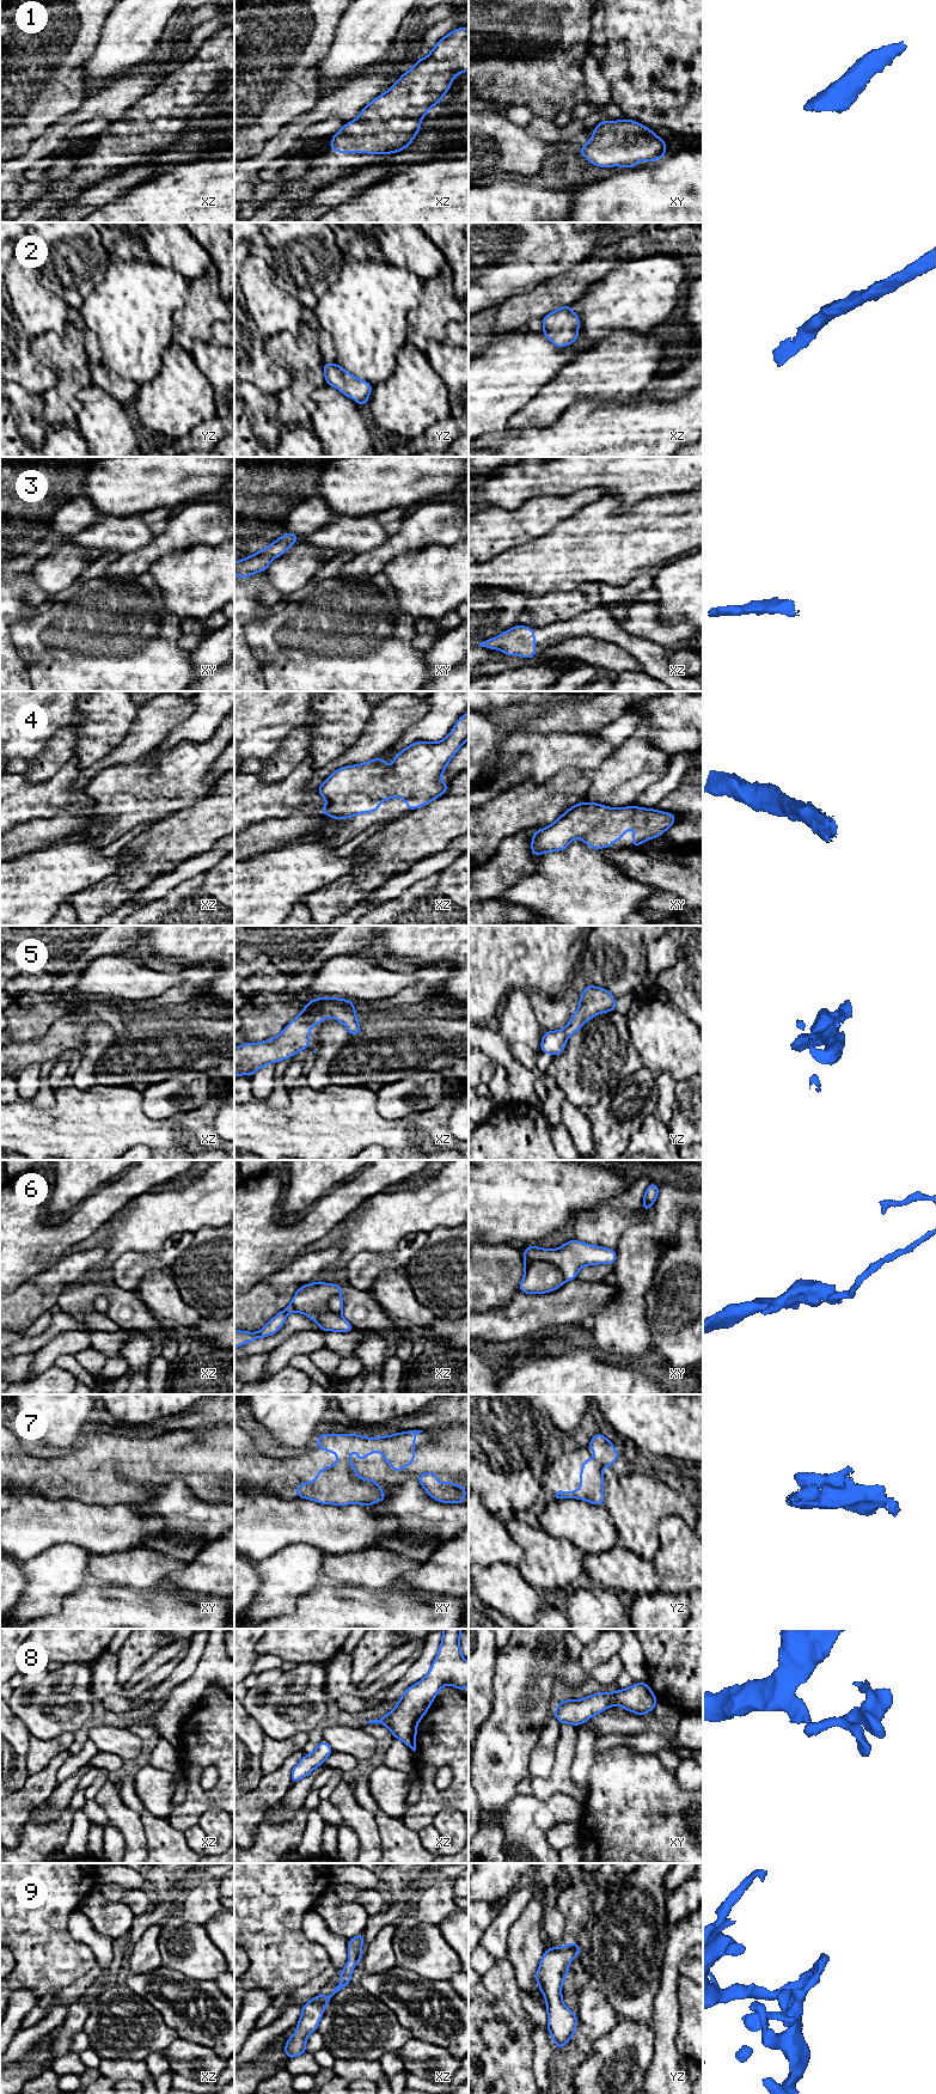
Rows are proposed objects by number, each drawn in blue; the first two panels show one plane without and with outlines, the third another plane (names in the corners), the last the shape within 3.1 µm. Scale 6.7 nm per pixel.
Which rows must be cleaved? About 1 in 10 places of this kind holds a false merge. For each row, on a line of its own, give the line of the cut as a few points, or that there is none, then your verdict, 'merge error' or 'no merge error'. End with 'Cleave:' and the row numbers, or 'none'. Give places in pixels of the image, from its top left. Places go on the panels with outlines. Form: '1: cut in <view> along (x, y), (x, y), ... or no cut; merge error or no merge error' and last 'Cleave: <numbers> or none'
1: no cut; no merge error
2: no cut; no merge error
3: no cut; no merge error
4: no cut; no merge error
5: no cut; no merge error
6: no cut; no merge error
7: no cut; no merge error
8: no cut; no merge error
9: no cut; no merge error
Cleave: none

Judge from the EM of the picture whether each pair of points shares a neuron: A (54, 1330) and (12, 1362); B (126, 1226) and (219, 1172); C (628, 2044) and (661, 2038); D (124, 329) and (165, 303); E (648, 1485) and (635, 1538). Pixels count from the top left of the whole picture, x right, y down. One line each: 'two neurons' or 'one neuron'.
A: two neurons
B: one neuron
C: two neurons
D: one neuron
E: one neuron

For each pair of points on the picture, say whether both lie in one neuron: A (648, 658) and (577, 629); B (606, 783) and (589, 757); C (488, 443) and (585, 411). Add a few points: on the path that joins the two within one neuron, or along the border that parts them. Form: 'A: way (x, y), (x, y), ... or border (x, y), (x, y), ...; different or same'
A: way (630, 643), (606, 628), (595, 628); same
B: border (617, 749), (599, 765), (585, 771); different
C: way (512, 443), (554, 443), (561, 435); same

